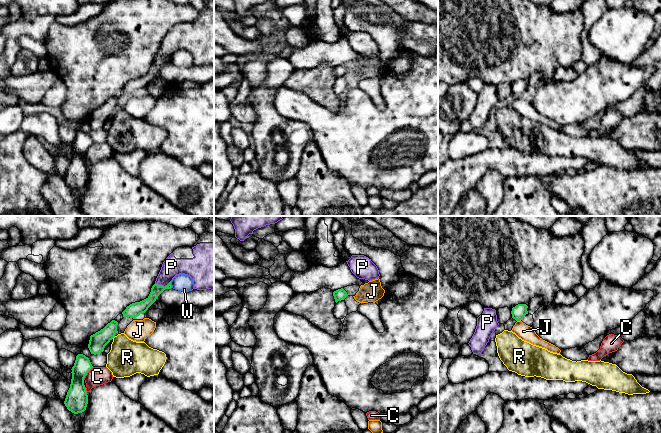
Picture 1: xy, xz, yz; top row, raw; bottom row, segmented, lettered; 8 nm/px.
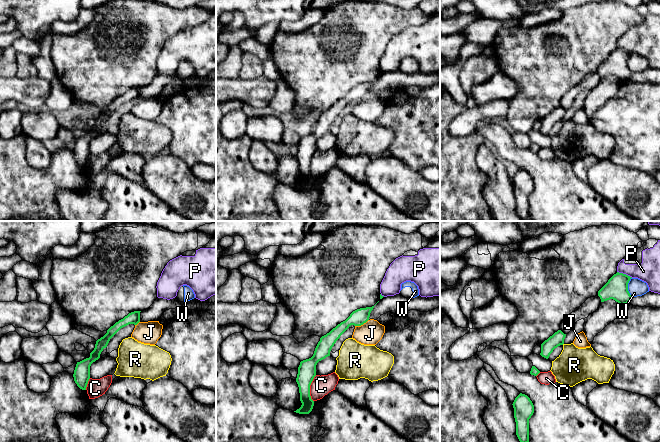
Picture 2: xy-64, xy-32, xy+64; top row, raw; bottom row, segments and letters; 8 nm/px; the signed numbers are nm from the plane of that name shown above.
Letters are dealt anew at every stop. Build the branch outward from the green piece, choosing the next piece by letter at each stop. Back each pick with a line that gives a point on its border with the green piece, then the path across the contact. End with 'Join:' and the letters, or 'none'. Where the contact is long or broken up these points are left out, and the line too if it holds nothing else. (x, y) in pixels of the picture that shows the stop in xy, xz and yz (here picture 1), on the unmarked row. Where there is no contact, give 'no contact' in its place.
Join: none

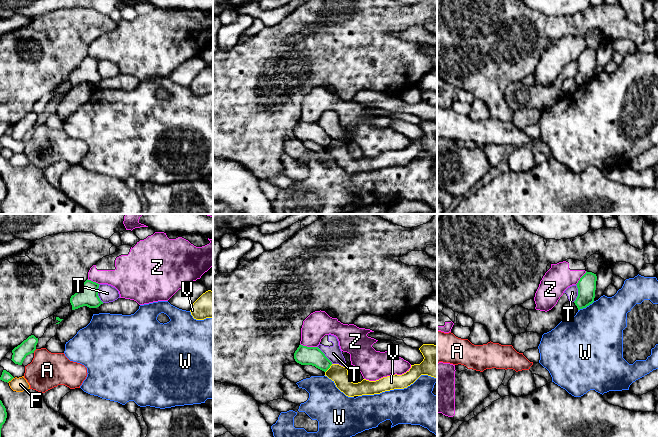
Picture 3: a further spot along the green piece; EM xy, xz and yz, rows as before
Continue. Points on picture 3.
Join: none

